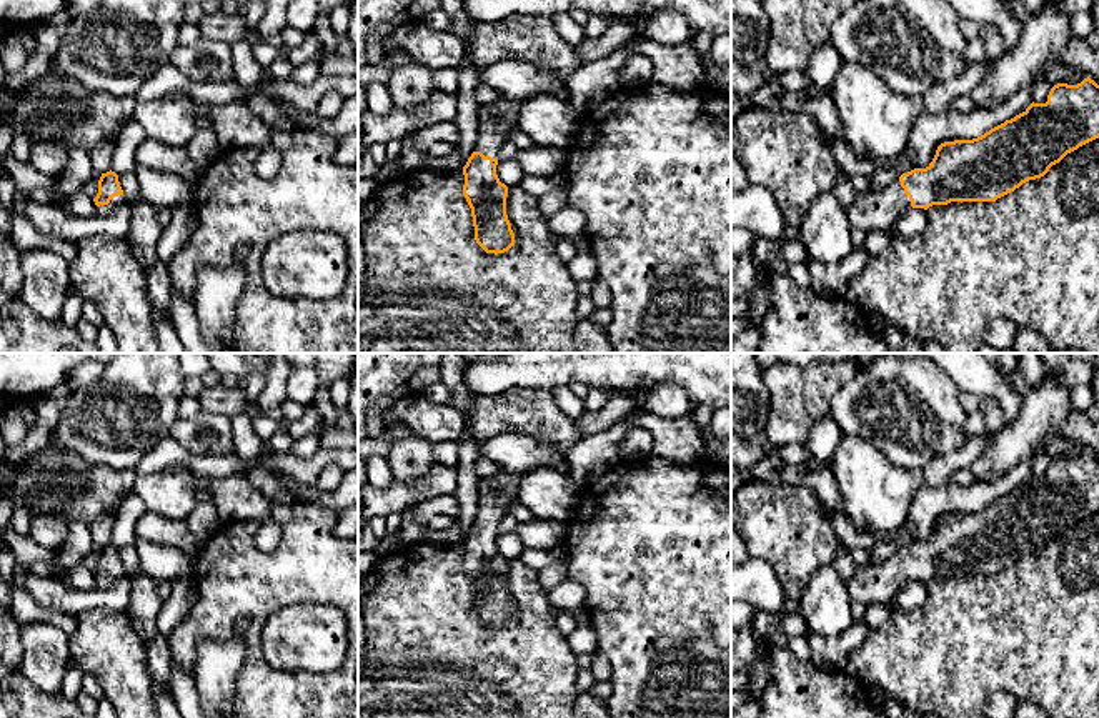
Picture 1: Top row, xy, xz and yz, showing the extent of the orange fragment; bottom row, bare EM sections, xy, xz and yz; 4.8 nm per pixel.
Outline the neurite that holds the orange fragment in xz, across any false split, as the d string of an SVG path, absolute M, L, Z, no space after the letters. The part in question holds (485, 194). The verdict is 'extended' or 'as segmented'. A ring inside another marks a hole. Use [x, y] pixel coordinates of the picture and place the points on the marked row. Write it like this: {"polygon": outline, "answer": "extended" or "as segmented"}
{"polygon": "M506 100L478 107L478 138L473 153L463 167L463 195L471 208L475 240L486 253L505 253L515 245L515 233L506 215L508 187L496 175L498 152L510 138L510 128L518 127L520 100Z", "answer": "extended"}

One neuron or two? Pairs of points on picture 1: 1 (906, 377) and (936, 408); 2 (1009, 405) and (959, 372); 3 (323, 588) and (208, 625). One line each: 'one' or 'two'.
1: one
2: one
3: one

